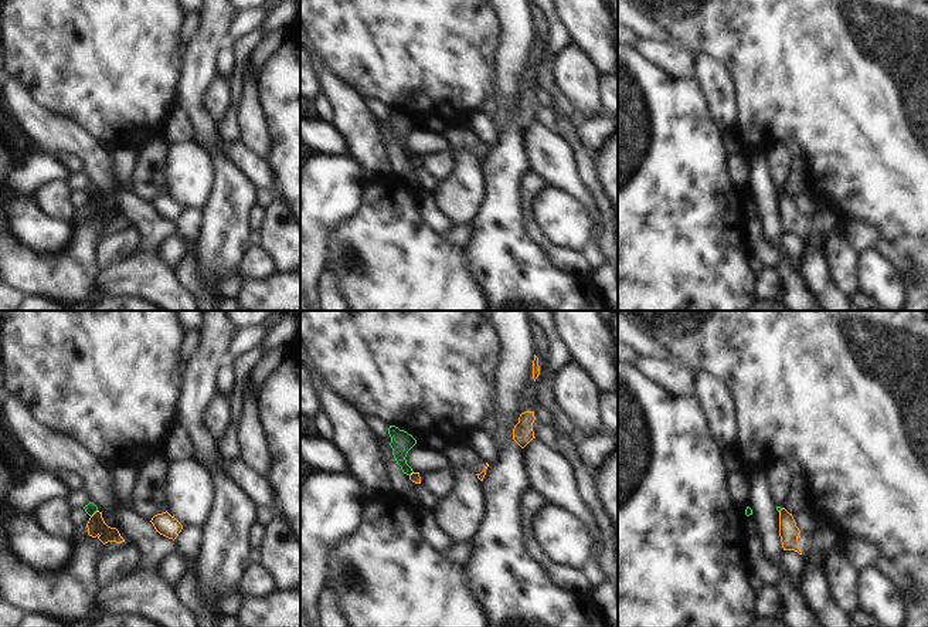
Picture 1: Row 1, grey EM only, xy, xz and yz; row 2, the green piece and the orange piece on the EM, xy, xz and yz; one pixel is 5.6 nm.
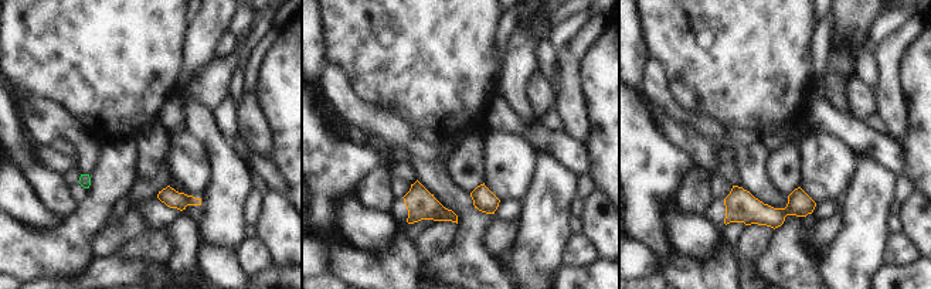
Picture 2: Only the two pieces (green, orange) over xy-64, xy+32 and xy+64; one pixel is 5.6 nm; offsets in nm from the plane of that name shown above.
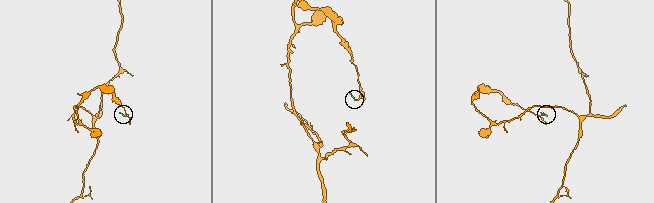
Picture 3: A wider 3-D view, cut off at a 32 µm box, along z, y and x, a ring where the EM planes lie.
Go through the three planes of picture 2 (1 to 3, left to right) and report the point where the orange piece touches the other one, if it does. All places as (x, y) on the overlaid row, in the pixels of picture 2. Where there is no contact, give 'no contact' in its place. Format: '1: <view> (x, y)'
1: no contact
2: no contact
3: no contact

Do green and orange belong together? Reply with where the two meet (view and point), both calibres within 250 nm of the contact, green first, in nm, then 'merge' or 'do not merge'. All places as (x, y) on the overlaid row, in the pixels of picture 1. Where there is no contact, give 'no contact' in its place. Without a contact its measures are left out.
xy (94, 512) | 70/100 nm | do not merge

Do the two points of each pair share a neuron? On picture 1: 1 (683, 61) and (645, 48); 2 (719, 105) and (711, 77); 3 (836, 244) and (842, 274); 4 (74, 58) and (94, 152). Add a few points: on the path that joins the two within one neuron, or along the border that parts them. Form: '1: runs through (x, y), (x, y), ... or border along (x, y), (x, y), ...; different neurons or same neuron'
1: runs through (673, 60), (655, 51); same neuron
2: runs through (719, 98), (716, 84); same neuron
3: runs through (838, 251), (842, 258), (842, 267); same neuron
4: border along (61, 115), (80, 125), (108, 148); different neurons

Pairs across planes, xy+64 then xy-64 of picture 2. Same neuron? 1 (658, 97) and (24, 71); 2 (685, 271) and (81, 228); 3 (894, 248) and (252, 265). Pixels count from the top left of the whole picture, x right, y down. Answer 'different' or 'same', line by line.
1: different
2: same
3: same

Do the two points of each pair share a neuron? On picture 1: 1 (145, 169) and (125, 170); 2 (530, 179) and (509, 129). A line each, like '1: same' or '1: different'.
1: different
2: different

